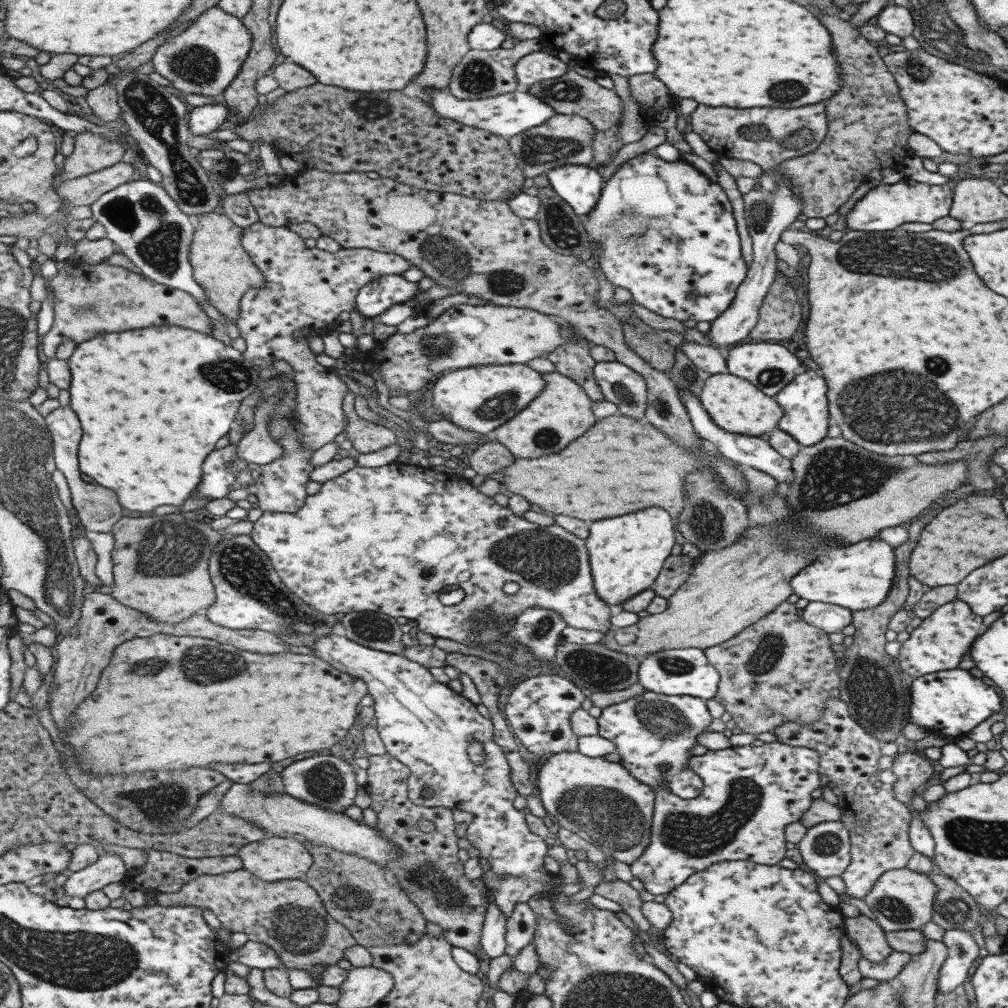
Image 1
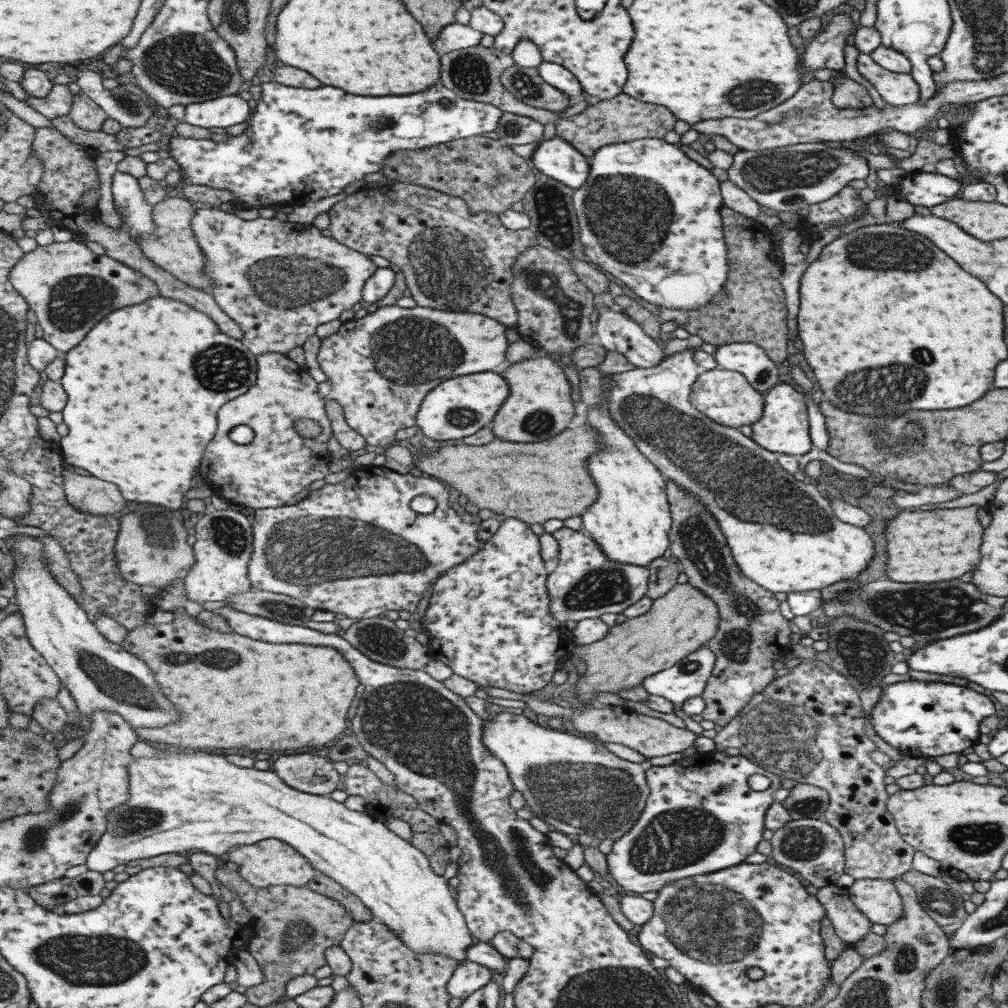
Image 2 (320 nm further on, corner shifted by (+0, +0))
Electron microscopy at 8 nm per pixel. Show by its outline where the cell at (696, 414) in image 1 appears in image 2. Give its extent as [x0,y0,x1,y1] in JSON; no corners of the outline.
[595,305,663,368]

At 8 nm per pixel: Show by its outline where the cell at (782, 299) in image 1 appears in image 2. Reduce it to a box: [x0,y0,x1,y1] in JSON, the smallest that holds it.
[658,204,787,362]

